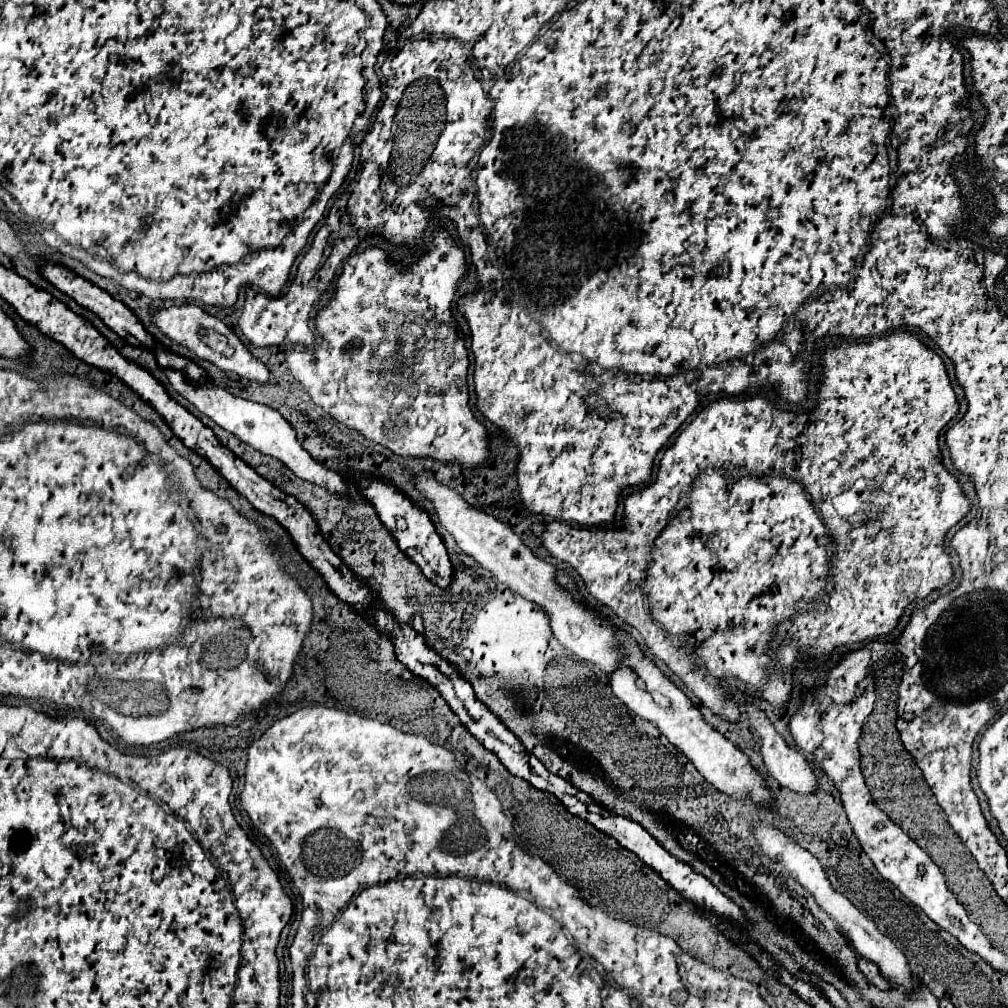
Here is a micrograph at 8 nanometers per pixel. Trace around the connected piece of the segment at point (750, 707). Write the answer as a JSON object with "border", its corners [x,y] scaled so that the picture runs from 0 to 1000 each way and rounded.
{"border":[[[741,697],[741,699],[739,699],[739,707],[741,707],[741,711],[743,711],[743,717],[745,717],[747,725],[753,729],[755,751],[757,751],[757,757],[759,757],[763,769],[765,769],[767,773],[771,773],[777,781],[783,781],[783,783],[787,783],[787,785],[791,785],[791,787],[801,789],[801,787],[811,785],[811,773],[809,773],[809,769],[807,769],[807,765],[805,765],[801,753],[799,753],[793,745],[781,741],[781,737],[779,737],[777,731],[769,725],[769,721],[765,719],[765,715],[759,711],[759,707],[757,707],[755,703],[751,703],[747,697]]]}

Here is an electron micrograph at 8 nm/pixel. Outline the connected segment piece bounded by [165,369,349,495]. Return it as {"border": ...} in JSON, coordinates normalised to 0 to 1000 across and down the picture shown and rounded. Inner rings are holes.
{"border":[[[166,366],[164,370],[166,370],[172,386],[174,386],[178,392],[182,392],[188,400],[191,400],[201,412],[209,414],[217,424],[221,424],[223,428],[235,432],[239,438],[243,438],[243,439],[249,441],[251,445],[255,445],[255,447],[259,447],[259,449],[263,449],[263,451],[269,451],[269,453],[281,457],[287,465],[293,467],[293,471],[297,471],[297,473],[301,473],[301,475],[305,475],[305,477],[309,477],[309,479],[320,481],[322,485],[326,485],[326,487],[332,489],[332,491],[344,491],[346,481],[340,477],[340,473],[338,473],[336,469],[332,469],[332,467],[322,465],[318,459],[314,459],[314,457],[297,441],[291,424],[289,424],[273,406],[269,406],[269,404],[265,404],[265,402],[259,402],[259,400],[251,400],[251,398],[239,396],[239,394],[233,394],[233,392],[229,392],[227,388],[223,388],[223,386],[211,382],[211,380],[207,380],[205,384],[203,384],[203,382],[199,382],[199,384],[186,382],[182,370],[178,370],[178,368]]]}

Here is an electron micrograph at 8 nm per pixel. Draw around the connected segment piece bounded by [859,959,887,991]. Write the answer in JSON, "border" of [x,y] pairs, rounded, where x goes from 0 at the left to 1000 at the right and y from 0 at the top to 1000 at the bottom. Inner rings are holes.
{"border":[[[852,951],[852,963],[854,963],[868,979],[880,983],[880,973],[876,973],[876,969],[872,969],[872,961],[868,961],[868,957],[864,957],[864,955]]]}

